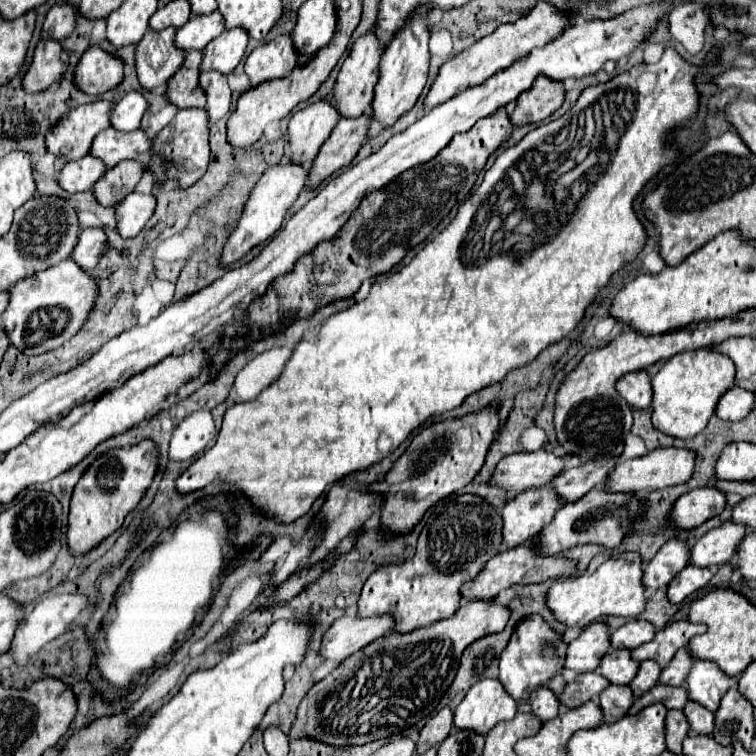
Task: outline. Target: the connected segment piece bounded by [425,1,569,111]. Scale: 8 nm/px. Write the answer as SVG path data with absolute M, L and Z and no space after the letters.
M541 1L531 13L519 17L515 23L505 23L501 25L495 33L479 39L475 45L467 47L465 51L461 51L457 57L453 57L451 61L447 61L445 65L441 65L439 75L425 99L425 109L431 111L433 107L437 107L439 103L445 103L447 99L455 97L459 93L459 87L475 87L483 81L487 81L491 75L495 75L497 71L503 71L507 67L511 67L511 63L523 59L525 55L529 55L531 49L535 47L543 47L549 41L553 41L569 23L569 19L565 15L561 15L555 7L551 7L549 3Z

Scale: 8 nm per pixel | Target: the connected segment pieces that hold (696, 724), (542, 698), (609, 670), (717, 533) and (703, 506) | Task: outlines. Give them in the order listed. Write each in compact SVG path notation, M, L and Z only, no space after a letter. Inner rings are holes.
M689 701L683 707L683 713L687 715L687 723L689 723L689 729L693 733L697 733L697 735L709 735L713 731L713 713L707 711L705 707L701 707L699 703Z
M541 687L535 693L531 693L531 711L533 711L533 715L539 717L541 723L545 723L545 721L551 721L559 715L561 705L559 705L557 695L553 691Z
M609 651L597 671L613 685L627 685L635 677L637 667L639 665L631 659L631 651Z
M731 521L723 523L717 529L707 531L691 547L689 565L709 567L709 565L715 565L715 563L731 561L731 557L735 555L735 549L737 549L739 541L743 539L745 531L747 529L743 525L737 525L737 523L731 523Z
M715 487L683 493L669 511L669 525L675 529L695 529L725 509L725 495Z

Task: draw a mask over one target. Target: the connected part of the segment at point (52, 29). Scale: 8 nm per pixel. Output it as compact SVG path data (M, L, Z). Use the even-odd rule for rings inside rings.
M67 3L53 5L43 23L45 35L55 41L63 41L67 35L71 35L73 27L75 27L75 9Z

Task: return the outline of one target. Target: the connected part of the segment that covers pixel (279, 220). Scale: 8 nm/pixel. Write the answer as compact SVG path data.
M285 161L285 165L275 165L269 167L263 177L257 181L257 185L253 187L241 219L237 223L237 227L233 229L233 233L229 235L223 253L221 253L221 265L231 265L235 261L239 261L243 255L247 255L255 245L271 239L283 225L283 217L287 213L287 209L293 205L293 201L299 197L299 193L305 189L305 181L307 181L307 169Z

